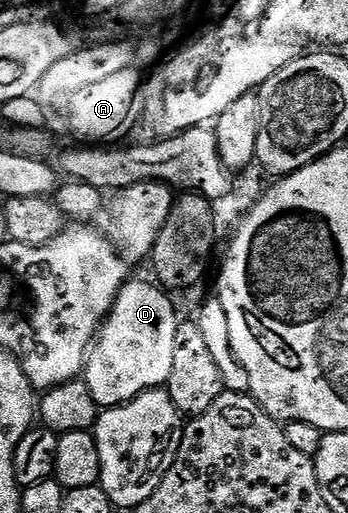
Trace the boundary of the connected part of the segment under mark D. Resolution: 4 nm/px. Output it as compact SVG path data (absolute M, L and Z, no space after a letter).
M130 280L122 286L111 312L97 331L96 339L85 359L83 381L89 386L91 396L95 396L98 407L122 406L148 390L164 387L171 376L171 363L175 357L175 332L179 315L160 285Z

